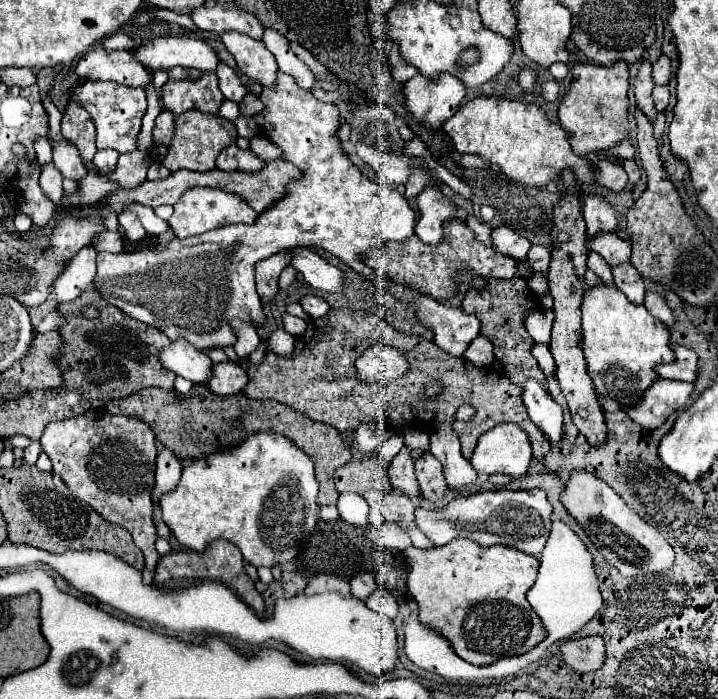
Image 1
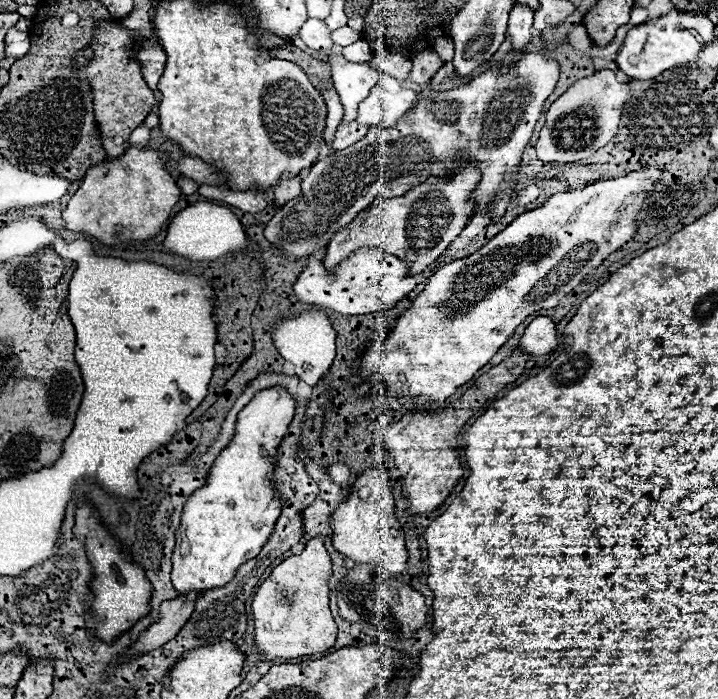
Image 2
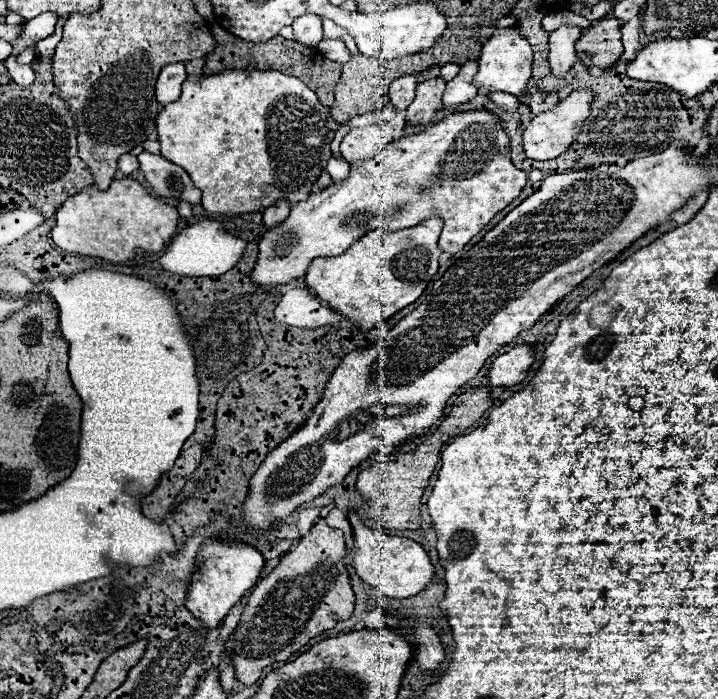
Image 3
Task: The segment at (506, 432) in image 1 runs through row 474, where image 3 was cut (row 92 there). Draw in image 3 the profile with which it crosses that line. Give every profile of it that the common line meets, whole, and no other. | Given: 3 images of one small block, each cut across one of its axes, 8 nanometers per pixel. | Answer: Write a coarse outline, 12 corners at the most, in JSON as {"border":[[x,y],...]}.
{"border":[[516,26],[484,44],[474,84],[522,96],[532,46]]}

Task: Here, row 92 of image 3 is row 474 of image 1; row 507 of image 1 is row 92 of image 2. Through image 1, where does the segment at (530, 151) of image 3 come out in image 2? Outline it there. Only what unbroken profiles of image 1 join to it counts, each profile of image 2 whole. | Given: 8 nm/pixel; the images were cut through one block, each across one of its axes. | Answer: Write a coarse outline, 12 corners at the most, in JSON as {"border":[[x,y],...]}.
{"border":[[600,70],[546,112],[542,162],[592,156],[618,132],[630,86]]}

